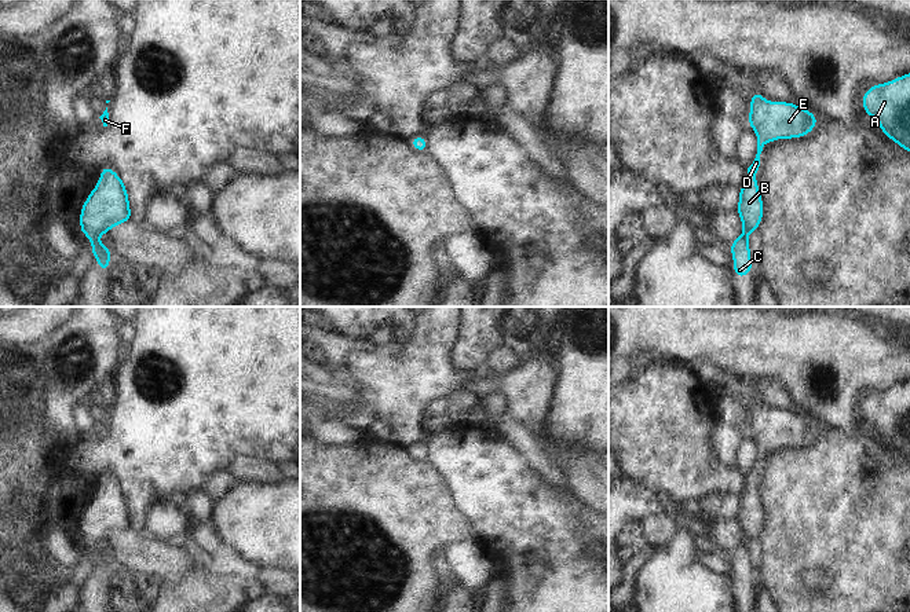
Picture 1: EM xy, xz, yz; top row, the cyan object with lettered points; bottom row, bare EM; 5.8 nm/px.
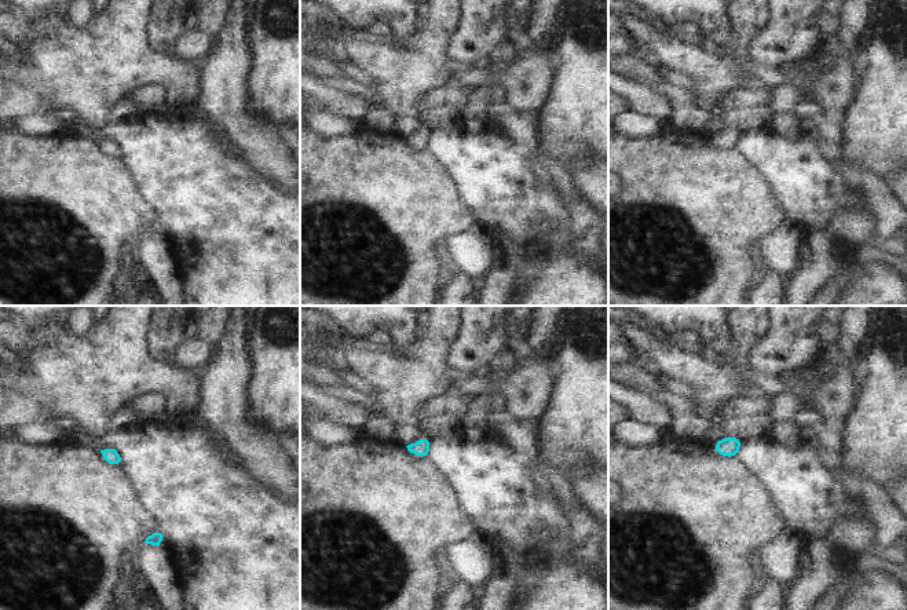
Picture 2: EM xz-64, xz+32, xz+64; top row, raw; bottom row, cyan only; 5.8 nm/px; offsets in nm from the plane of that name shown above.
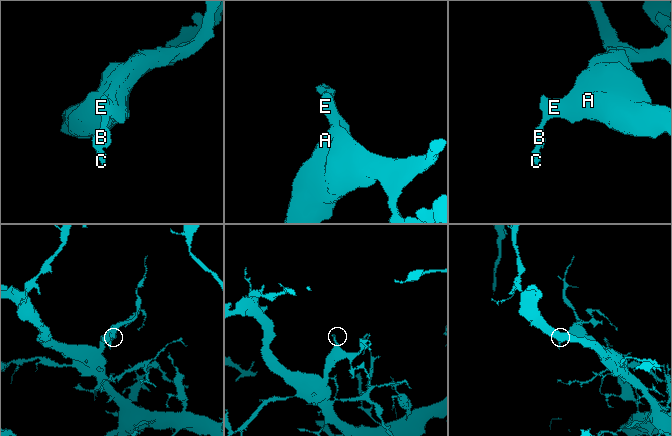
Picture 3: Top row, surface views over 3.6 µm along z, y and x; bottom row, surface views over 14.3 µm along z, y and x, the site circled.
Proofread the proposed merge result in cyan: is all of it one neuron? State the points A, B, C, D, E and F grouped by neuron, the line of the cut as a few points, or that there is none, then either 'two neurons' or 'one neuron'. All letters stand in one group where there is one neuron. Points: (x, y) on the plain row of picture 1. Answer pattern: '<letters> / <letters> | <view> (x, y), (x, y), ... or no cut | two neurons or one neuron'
A B C D E F | no cut | one neuron

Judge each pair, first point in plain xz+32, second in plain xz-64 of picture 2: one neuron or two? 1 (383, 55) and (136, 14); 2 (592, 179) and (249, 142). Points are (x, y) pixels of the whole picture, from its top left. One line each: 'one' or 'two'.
1: one
2: one

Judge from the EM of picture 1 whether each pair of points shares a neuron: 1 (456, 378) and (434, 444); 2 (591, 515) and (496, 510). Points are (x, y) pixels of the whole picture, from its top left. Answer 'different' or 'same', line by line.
1: different
2: same

